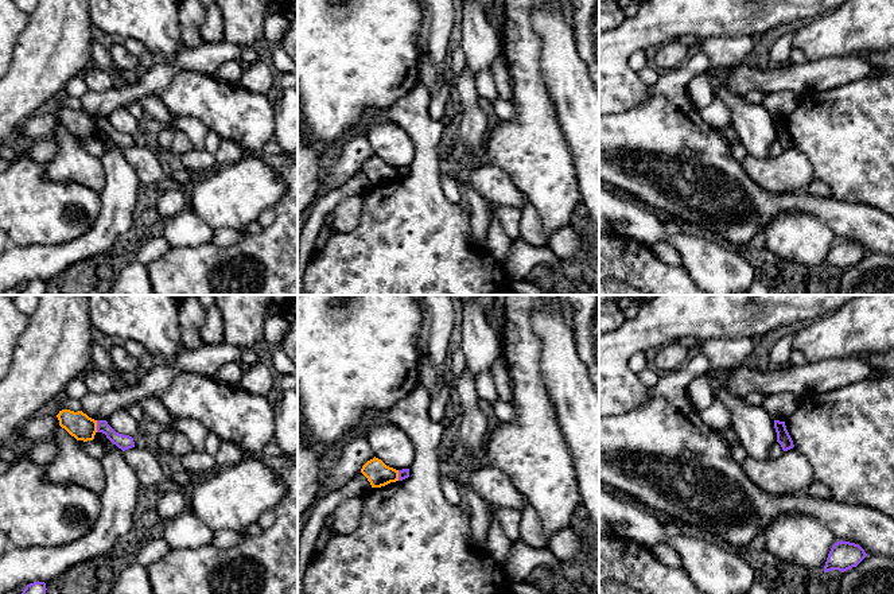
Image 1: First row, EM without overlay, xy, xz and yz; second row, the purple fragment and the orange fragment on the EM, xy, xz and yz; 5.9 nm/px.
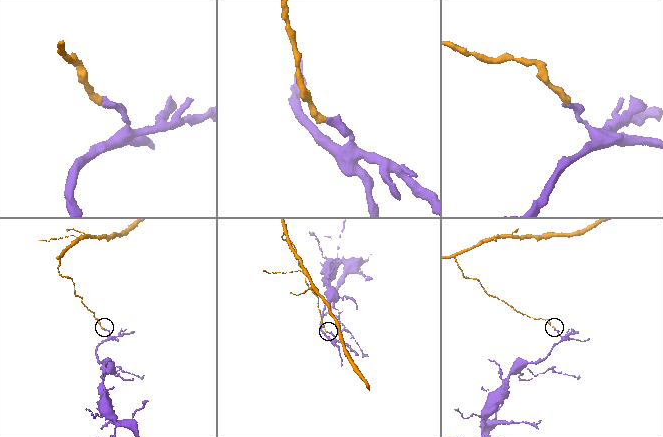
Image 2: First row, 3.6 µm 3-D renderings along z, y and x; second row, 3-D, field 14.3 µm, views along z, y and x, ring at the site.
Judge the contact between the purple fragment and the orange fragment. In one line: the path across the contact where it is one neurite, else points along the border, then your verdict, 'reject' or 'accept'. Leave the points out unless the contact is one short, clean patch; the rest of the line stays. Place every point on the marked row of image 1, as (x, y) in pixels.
border along xy (96, 420), (97, 431); reject

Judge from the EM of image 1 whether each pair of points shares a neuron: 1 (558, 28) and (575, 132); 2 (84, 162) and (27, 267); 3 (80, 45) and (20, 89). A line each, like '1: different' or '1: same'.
1: same
2: different
3: same

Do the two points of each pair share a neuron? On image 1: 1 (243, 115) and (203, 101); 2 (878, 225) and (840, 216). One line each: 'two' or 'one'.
1: one
2: one

